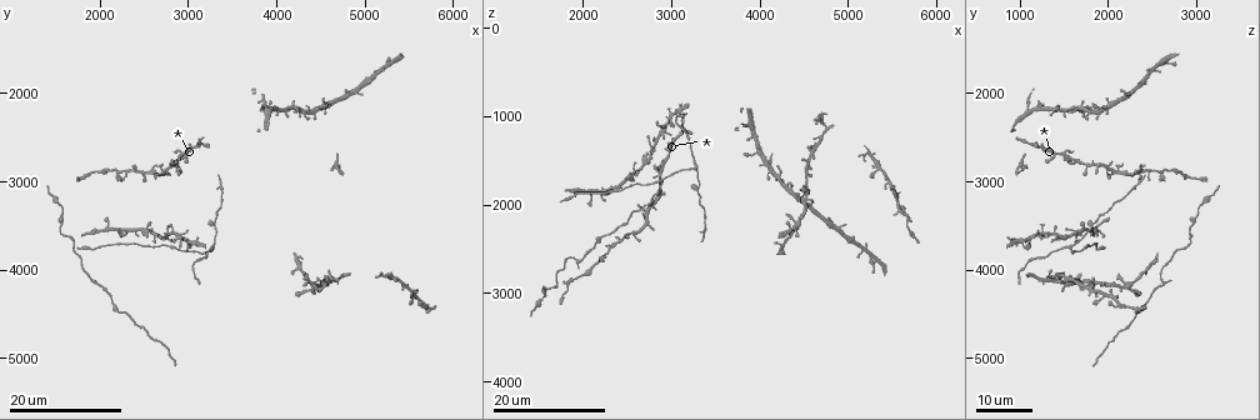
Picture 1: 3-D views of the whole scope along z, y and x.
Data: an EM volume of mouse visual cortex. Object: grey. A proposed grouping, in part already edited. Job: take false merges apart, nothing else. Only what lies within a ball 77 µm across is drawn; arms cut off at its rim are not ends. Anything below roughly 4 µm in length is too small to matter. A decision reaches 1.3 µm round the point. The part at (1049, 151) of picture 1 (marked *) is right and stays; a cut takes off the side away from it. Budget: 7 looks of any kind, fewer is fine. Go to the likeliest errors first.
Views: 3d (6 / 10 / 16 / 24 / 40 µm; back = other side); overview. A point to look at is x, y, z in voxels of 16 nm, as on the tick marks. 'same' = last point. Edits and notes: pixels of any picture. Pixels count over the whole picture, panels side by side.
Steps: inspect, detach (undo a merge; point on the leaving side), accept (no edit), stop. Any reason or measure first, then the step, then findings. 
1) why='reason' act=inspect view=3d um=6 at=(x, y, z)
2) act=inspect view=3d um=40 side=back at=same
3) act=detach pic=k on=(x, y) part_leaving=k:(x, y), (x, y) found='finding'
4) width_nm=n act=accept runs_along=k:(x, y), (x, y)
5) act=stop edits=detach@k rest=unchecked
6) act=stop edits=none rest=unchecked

why='thick turns thin' act=inspect view=3d um=24 at=(3300, 3500, 1800)

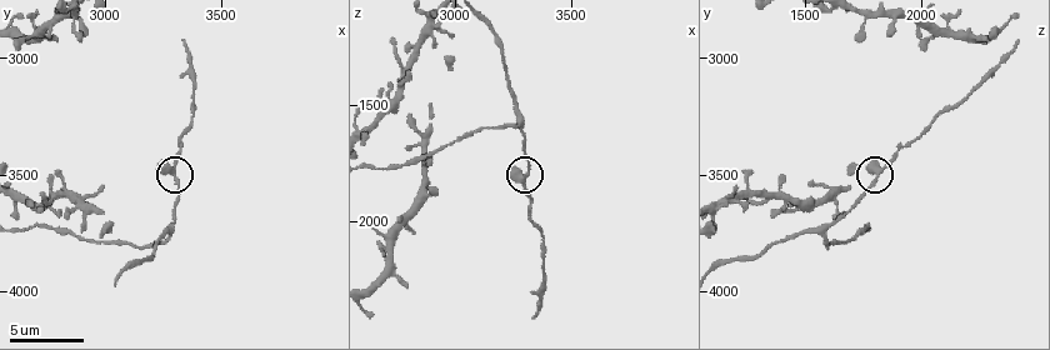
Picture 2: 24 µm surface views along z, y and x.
why='closer look' act=inspect view=3d um=10 at=(3310, 3530, 1790)

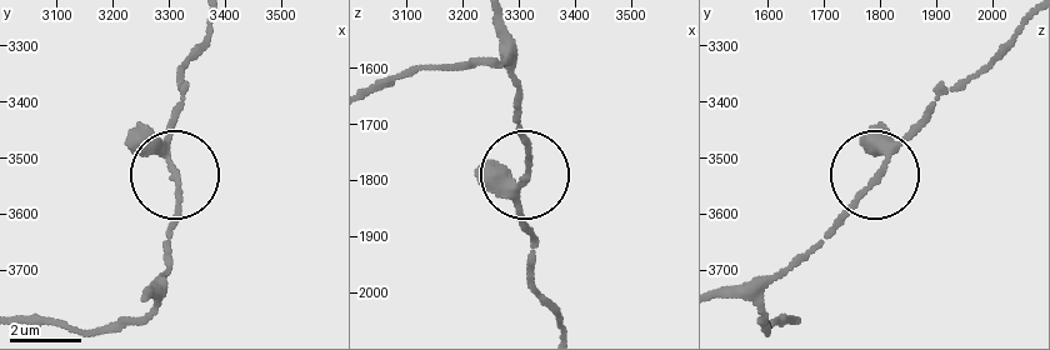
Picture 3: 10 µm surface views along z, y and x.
act=accept found='one cell here'

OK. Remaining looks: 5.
why='thick turns thin' act=inspect view=3d um=16 at=(4200, 3800, 2550)

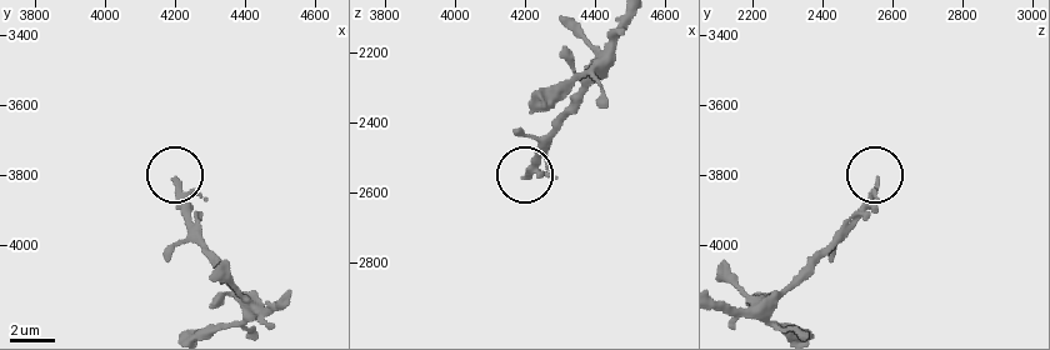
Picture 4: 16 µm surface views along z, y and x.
act=inspect view=3d um=10 at=(4200, 3840, 2560)

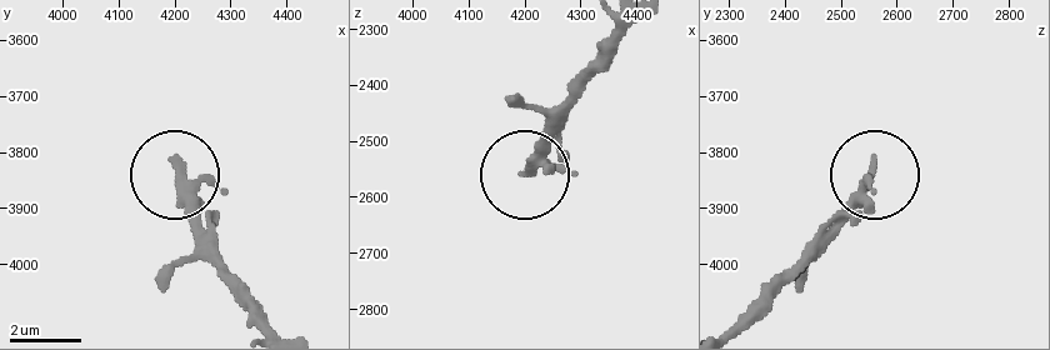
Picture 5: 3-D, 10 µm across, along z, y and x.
width_nm=210 act=accept found='continuous, no second cell'

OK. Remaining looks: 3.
act=inspect view=3d um=24 at=(4150, 2250, 1500)

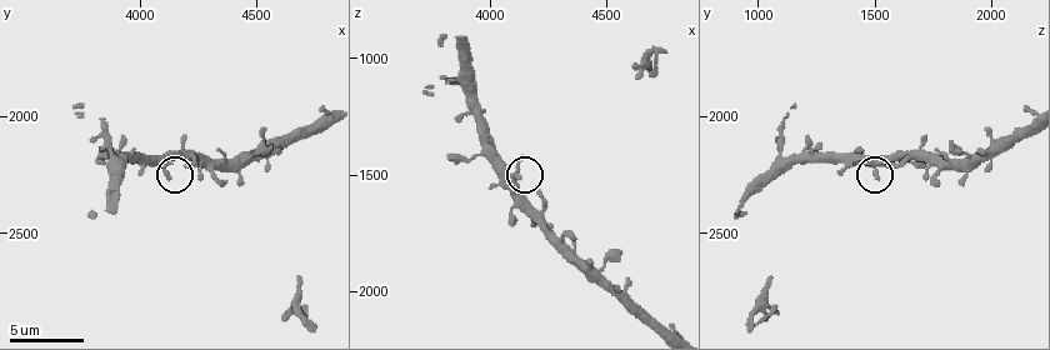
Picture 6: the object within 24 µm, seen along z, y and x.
why='zoom in' act=inspect view=3d um=6 at=(4120, 2240, 1510)

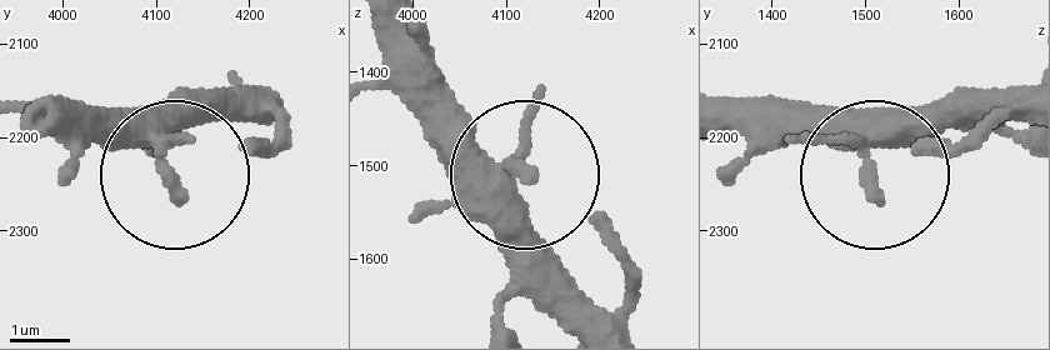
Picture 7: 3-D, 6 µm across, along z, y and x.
act=accept found='continuous, no second cell'

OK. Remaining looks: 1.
why='branch point' act=inspect view=3d um=16 at=(3270, 3750, 1580)

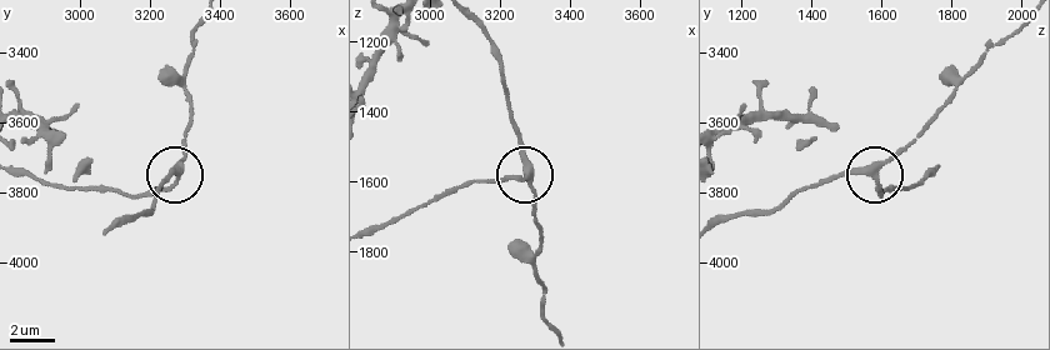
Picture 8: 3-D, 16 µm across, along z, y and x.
side_arm_um=15 arms=3 act=accept found='all the same cell'

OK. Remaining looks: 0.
act=stop edits=none rest=unchecked

